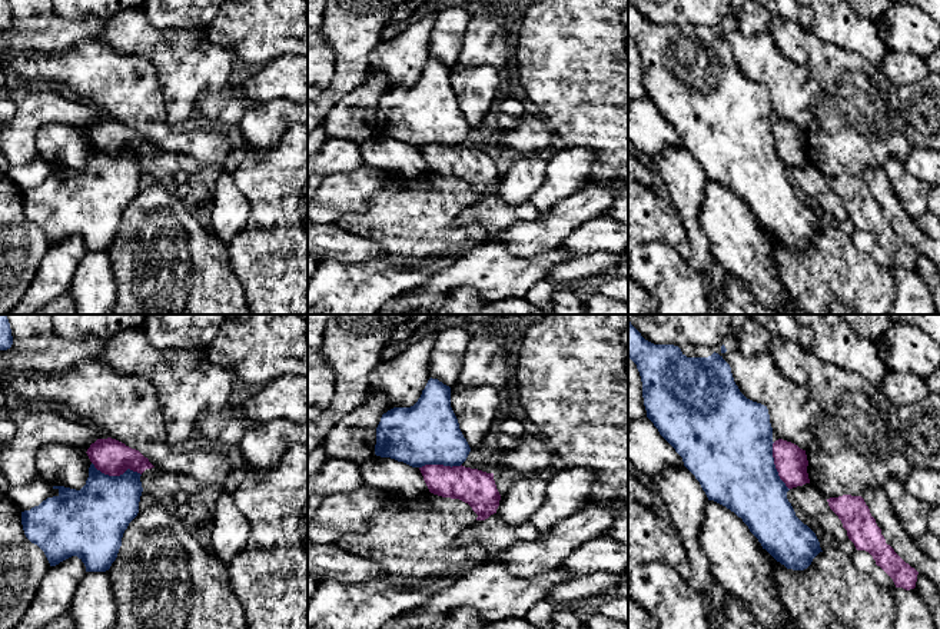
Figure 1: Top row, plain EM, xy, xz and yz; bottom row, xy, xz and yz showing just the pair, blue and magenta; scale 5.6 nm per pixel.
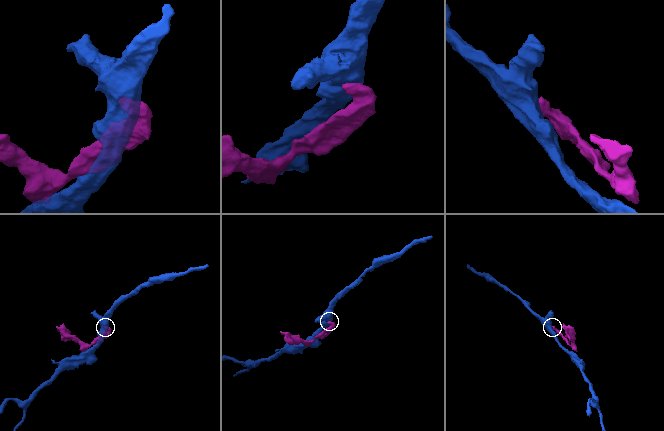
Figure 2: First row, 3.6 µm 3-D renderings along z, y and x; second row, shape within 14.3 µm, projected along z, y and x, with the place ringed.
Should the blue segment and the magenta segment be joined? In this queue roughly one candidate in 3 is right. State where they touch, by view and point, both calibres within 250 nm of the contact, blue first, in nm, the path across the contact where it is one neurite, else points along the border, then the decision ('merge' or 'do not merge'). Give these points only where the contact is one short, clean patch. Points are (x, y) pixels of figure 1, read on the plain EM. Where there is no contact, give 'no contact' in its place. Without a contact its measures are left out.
contact xy (116, 156); calibres 360 and 200 nm; border xy (92, 142), (109, 155), (122, 155), (128, 149), (140, 155); do not merge

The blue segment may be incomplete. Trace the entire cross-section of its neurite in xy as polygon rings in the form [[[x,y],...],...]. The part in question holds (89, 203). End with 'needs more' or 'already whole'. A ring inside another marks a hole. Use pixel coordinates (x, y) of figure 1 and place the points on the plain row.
[[[92,143],[80,169],[53,166],[57,176],[21,192],[26,217],[46,234],[50,246],[77,236],[86,252],[106,252],[116,240],[122,217],[139,193],[140,153],[102,153]]]; already whole

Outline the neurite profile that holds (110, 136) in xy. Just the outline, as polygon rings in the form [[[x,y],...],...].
[[[112,117],[97,119],[86,133],[94,147],[109,156],[120,156],[127,149],[142,154],[155,147],[139,130]]]

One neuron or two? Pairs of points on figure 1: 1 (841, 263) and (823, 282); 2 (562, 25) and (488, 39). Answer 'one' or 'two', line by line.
1: one
2: two

